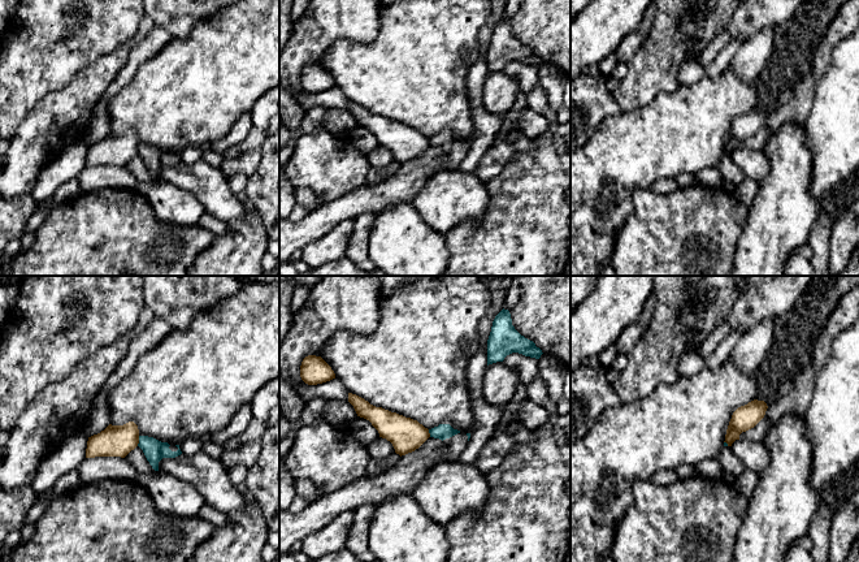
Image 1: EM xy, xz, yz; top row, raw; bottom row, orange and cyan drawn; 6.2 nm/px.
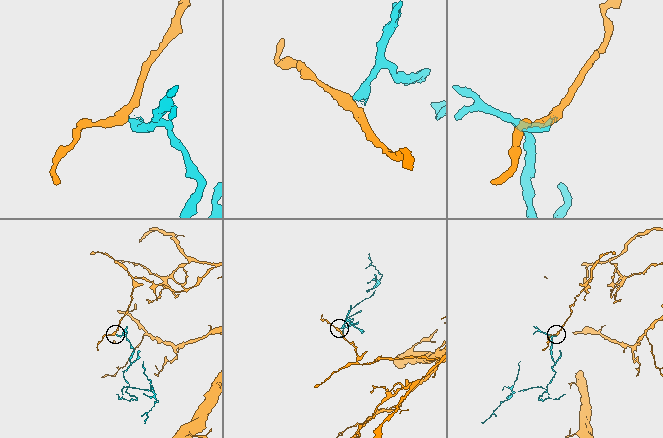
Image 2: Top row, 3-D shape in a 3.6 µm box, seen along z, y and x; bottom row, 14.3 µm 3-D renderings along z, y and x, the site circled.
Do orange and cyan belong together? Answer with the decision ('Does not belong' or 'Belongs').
Does not belong

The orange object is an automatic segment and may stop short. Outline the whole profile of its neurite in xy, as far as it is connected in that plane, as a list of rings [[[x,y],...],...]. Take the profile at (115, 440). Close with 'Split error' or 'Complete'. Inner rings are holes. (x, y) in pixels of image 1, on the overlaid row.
[[[134,422],[123,425],[109,424],[104,431],[88,437],[86,458],[125,458],[139,444],[139,429]]]. Complete

